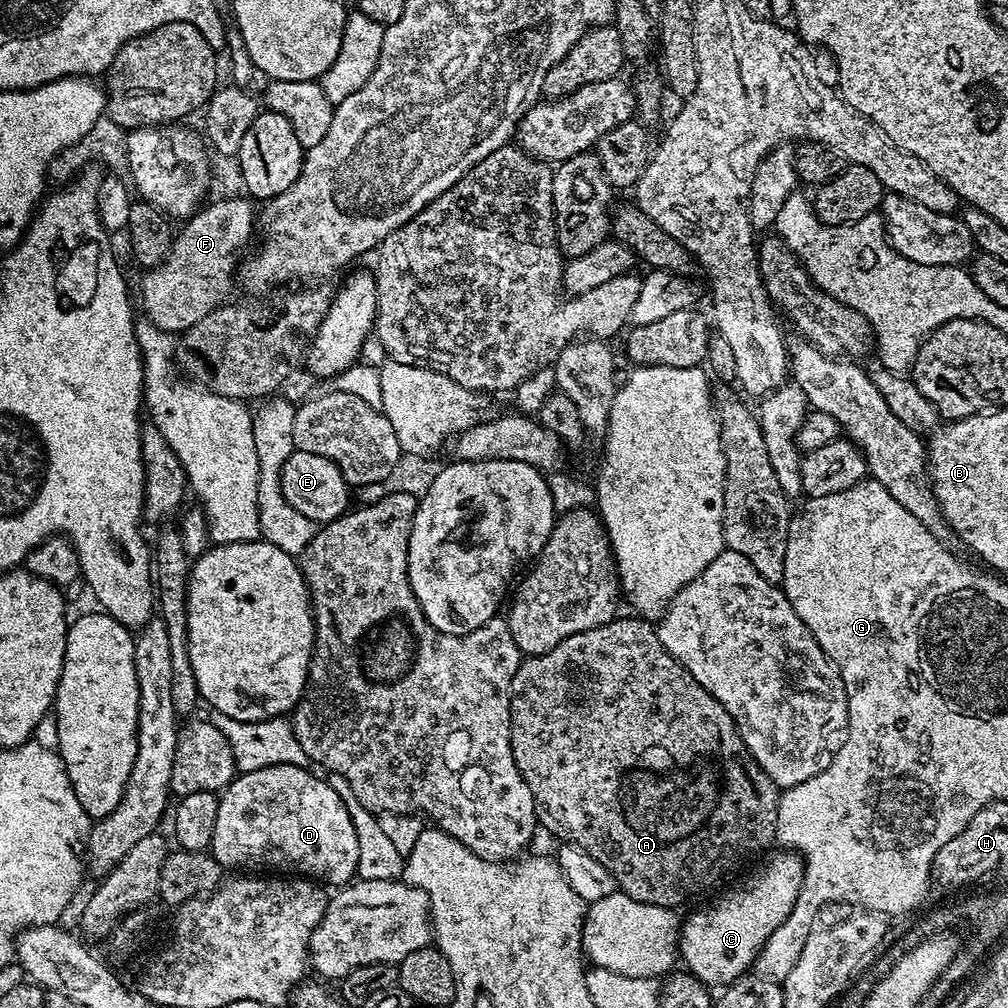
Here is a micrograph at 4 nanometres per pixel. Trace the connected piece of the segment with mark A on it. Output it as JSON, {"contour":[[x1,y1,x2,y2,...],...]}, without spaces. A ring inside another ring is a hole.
{"contour":[[617,618,594,630,570,634,570,638,558,642,554,650,521,659,510,686,512,753,526,786,530,786,532,797,536,799,536,819,543,831,545,828,557,836,557,841,571,842,586,850,586,854,598,858,598,862,602,862,602,866,606,866,606,870,610,870,616,877,617,889,634,898,634,902,676,910,679,904,686,903,691,896,714,887,735,864,759,852,767,853,773,847,771,844,776,840,781,789,760,769,750,750,746,750,746,742,742,742,742,734,736,729,736,723,722,702,711,696,664,649,659,631,653,625,651,628,647,619,632,619,636,620]]}

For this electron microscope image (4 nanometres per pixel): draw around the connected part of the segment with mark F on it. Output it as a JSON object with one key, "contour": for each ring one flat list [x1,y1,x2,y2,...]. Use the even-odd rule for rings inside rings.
{"contour":[[248,198,244,200,216,200,213,199,211,202,205,203,194,215,187,217,184,229,175,233,172,249,166,259,159,264,157,268,149,268,143,273,144,277,140,280,140,300,138,296,138,304,144,307,143,315,148,319,154,326,158,326,161,332,170,332,173,334,182,334,190,326,194,326,198,322,202,322,202,318,206,318,206,314,210,314,216,308,220,307,221,304,225,303,229,299,228,296,232,292,232,275,237,275,238,272,238,261,241,259,240,251,247,246,252,240,252,227,257,227,258,224,258,212,257,209,252,209,253,201]]}

